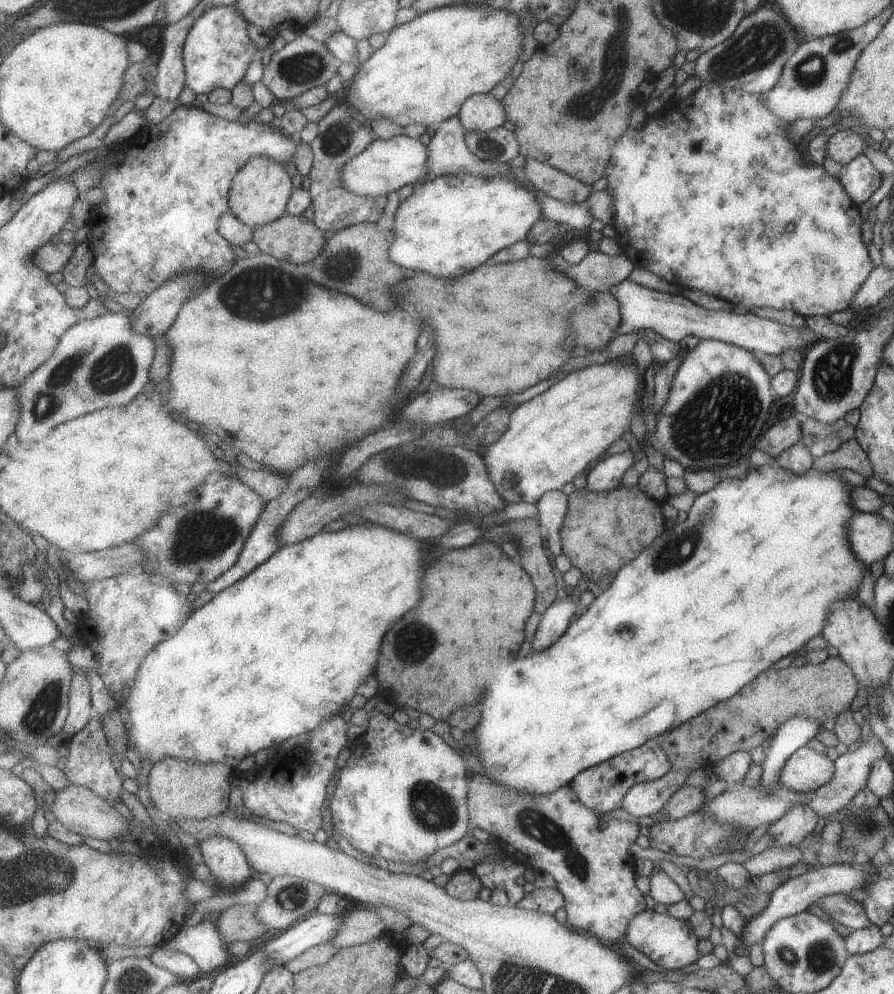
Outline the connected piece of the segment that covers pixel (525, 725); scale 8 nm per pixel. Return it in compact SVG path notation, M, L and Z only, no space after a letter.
M762 465L751 466L745 478L722 478L710 492L699 494L687 512L687 519L667 528L636 559L625 564L617 572L614 582L595 598L587 612L573 623L558 644L554 644L550 650L532 652L514 662L504 660L496 668L496 676L488 682L488 696L482 704L483 719L476 729L478 748L475 754L486 768L487 775L518 792L540 796L558 792L560 788L573 783L587 768L641 747L650 739L670 732L715 704L730 699L756 676L771 669L778 660L800 650L810 639L820 636L830 608L840 600L857 594L862 578L869 570L864 562L854 556L848 542L846 524L850 524L850 518L856 514L850 502L852 488L854 486L840 478L840 469L822 472L810 468L804 474L794 474L782 466L773 468Z

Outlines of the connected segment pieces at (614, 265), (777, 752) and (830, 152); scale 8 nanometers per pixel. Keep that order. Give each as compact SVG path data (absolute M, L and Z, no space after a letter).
M600 250L590 251L582 264L570 264L562 253L554 256L554 262L558 268L562 268L562 272L574 276L578 284L594 293L607 291L607 285L624 282L635 267L632 259L624 252L614 256Z
M804 717L790 718L784 722L772 738L772 746L765 748L766 760L759 764L762 767L760 785L772 788L780 783L778 774L790 758L790 754L813 739L821 728L820 722Z
M844 129L831 136L826 146L826 154L832 160L838 160L845 165L854 160L855 156L864 155L868 147L869 145L861 134L852 129Z

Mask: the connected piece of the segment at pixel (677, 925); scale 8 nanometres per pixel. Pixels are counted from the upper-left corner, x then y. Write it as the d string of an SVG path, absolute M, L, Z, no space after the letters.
M646 909L636 915L625 934L625 941L644 952L650 960L666 971L683 969L700 958L699 938L692 932L692 926L686 920L678 920L670 914L660 914L656 910Z

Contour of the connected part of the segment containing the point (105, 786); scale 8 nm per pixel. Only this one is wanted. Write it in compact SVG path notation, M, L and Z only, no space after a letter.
M96 714L92 718L92 722L80 734L69 740L69 745L71 753L64 770L68 779L76 784L91 788L112 804L122 803L125 779L114 764L116 752L105 729L105 718Z

